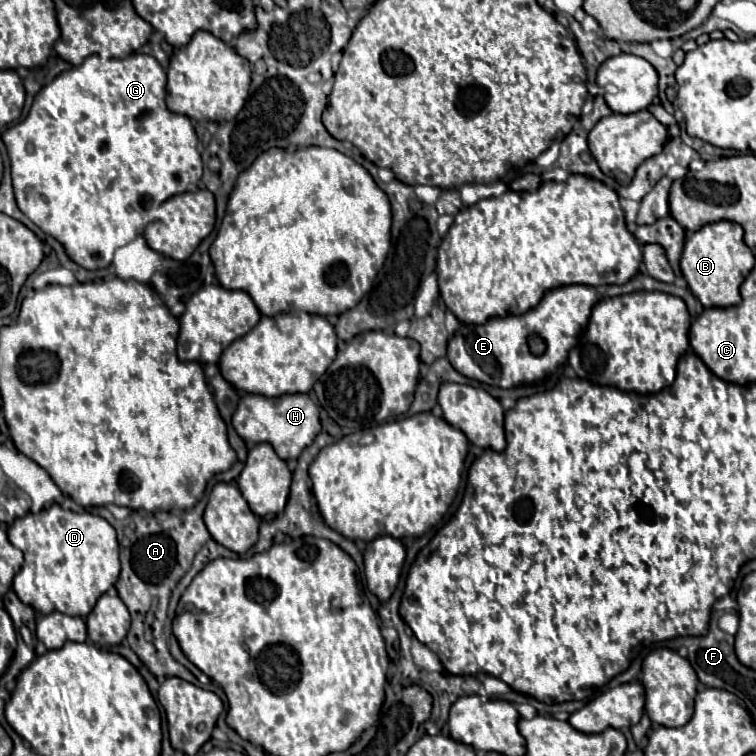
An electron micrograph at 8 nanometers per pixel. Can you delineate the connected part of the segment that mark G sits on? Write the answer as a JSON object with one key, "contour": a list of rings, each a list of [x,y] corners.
{"contour":[[[92,54],[84,60],[84,64],[62,72],[56,76],[46,88],[38,92],[34,98],[34,104],[30,108],[30,114],[26,120],[14,124],[1,135],[2,142],[6,144],[10,164],[12,164],[12,185],[18,208],[46,234],[54,236],[58,242],[64,244],[68,256],[82,268],[86,270],[96,270],[96,268],[106,268],[112,262],[112,254],[118,246],[128,244],[136,236],[142,234],[144,226],[156,220],[156,208],[164,204],[168,198],[192,190],[200,178],[202,178],[202,158],[196,150],[198,146],[198,136],[194,132],[194,126],[188,116],[182,114],[172,114],[166,106],[166,72],[158,64],[156,58],[148,54],[130,54],[126,58],[100,58],[98,54]]]}

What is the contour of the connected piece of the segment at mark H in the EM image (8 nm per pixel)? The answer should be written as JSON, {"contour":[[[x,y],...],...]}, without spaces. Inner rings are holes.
{"contour":[[[244,394],[232,416],[232,426],[246,442],[268,442],[282,460],[298,458],[320,432],[318,408],[308,394],[282,394],[276,398],[260,394]]]}

